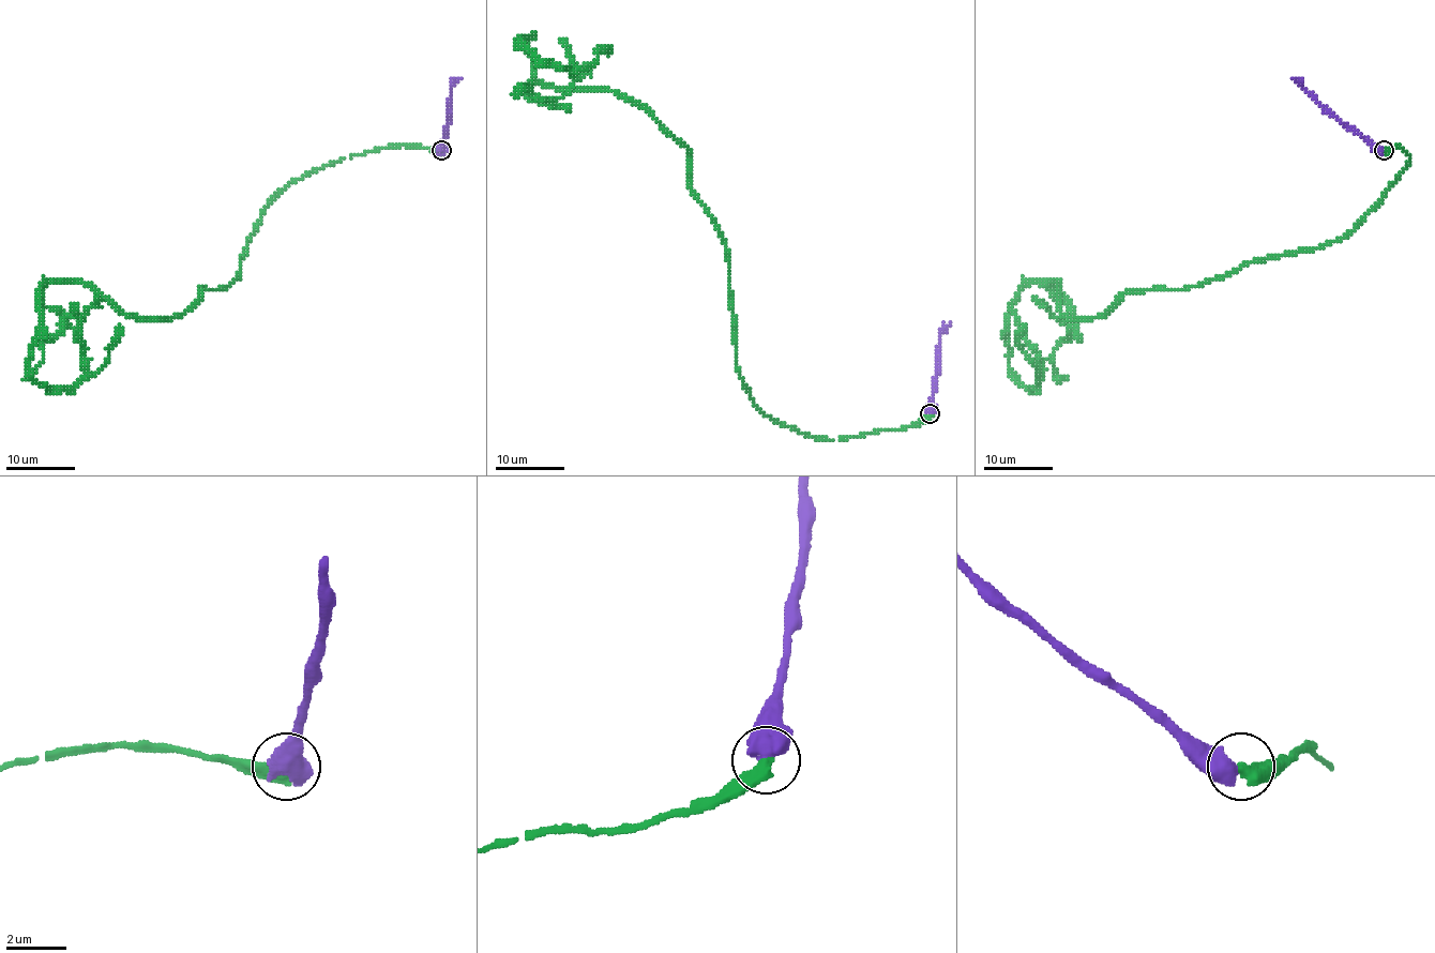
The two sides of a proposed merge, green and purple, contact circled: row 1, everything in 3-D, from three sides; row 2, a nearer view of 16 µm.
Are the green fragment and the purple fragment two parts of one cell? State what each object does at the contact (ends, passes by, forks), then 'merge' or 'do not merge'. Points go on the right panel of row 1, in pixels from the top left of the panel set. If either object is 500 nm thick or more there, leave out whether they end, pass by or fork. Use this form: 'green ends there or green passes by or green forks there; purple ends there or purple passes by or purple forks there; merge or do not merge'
do not merge

